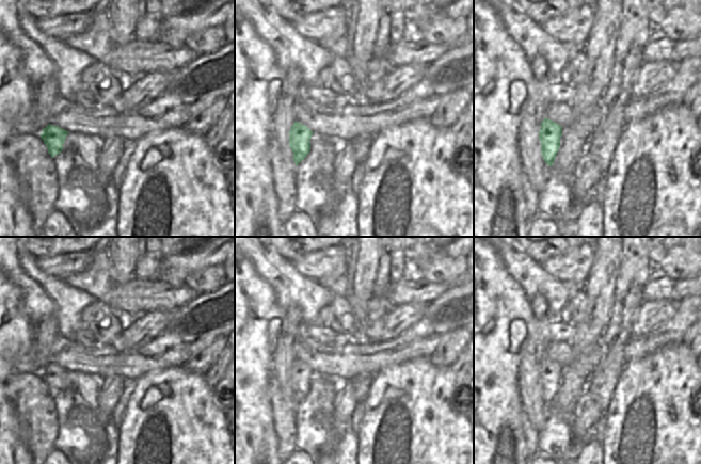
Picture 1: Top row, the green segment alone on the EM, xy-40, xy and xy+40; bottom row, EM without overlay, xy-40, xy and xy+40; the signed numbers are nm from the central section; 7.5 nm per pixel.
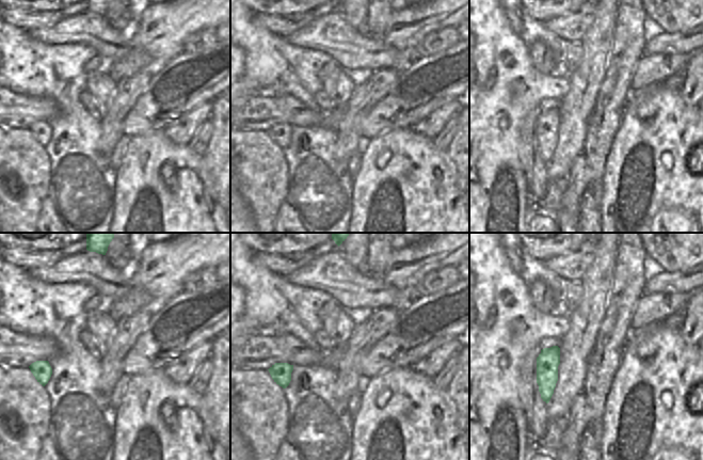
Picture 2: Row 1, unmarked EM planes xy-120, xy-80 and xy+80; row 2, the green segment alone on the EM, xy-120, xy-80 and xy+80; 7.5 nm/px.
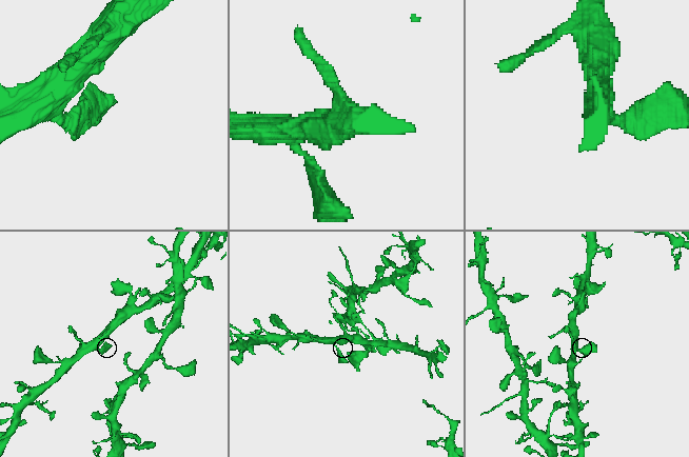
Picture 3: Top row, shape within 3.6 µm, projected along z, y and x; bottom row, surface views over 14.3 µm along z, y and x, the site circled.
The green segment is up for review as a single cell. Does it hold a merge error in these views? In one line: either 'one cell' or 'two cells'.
one cell

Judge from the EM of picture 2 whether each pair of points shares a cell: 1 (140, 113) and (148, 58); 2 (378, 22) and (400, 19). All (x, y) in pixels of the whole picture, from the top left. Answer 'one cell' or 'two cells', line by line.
1: two cells
2: two cells

